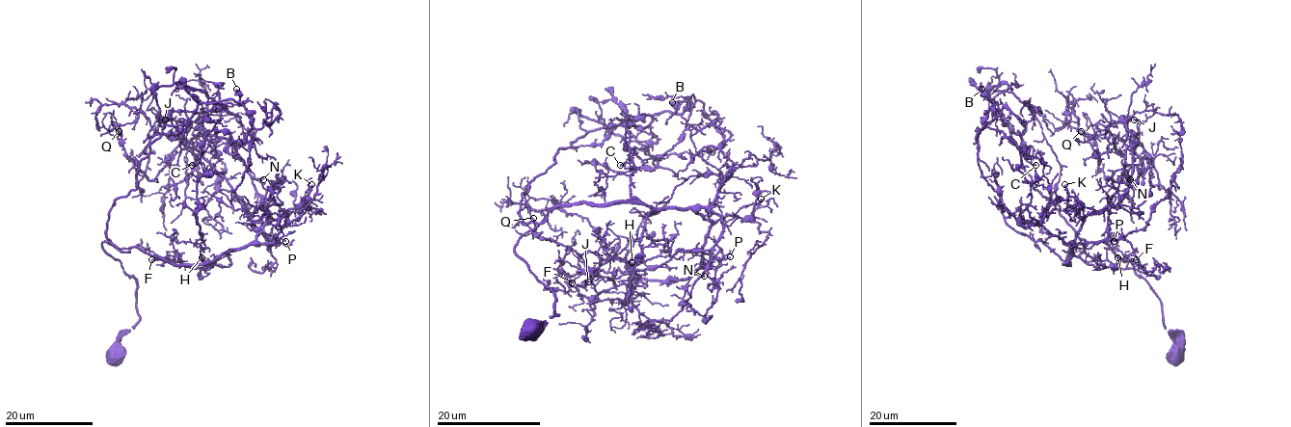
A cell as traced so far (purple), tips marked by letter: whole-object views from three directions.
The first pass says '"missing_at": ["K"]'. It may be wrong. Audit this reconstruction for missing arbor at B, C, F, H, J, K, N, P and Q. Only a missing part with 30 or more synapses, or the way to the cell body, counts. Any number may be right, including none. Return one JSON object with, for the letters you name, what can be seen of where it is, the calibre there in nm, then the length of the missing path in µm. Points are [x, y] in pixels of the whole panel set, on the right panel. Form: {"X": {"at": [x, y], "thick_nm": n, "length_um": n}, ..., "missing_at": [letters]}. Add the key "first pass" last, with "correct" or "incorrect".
{"K": {"at": [1064, 184], "thick_nm": 180, "length_um": 20}, "missing_at": ["K"], "first pass": "correct"}

